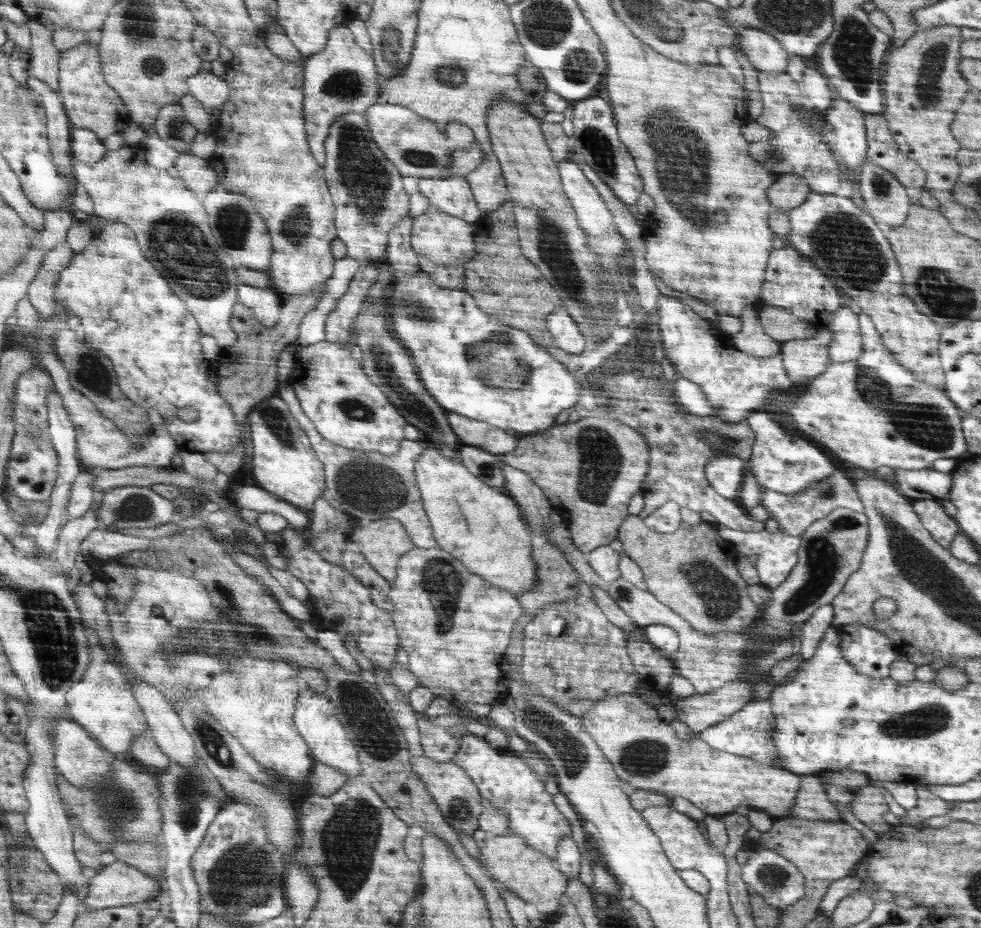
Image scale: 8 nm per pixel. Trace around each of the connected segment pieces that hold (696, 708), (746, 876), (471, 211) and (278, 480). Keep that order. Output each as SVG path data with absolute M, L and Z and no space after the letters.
M736 679L726 682L722 688L716 688L706 694L694 693L680 698L676 705L678 718L695 731L696 736L724 722L728 717L739 712L751 701L753 684Z
M757 848L750 852L744 868L741 868L741 876L748 889L762 895L763 901L778 910L800 901L808 889L806 879L800 874L799 868L788 862L788 858L784 855L770 848Z
M466 177L421 178L418 192L428 198L429 206L450 216L474 223L482 217L483 212Z
M276 393L253 406L248 422L254 446L253 474L259 486L304 511L312 510L327 488L326 468L311 446L308 434L291 414L290 407Z

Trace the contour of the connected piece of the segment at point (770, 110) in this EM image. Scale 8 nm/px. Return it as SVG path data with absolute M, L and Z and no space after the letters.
M759 72L759 93L762 96L763 112L754 122L769 128L775 137L770 140L749 142L749 155L770 169L776 178L781 174L797 174L807 180L812 191L822 194L840 193L843 179L832 150L814 126L804 124L793 109L795 106L809 107L799 82L786 72L778 76Z

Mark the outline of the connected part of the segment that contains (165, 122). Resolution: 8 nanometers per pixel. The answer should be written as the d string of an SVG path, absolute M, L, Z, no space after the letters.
M178 102L166 105L161 110L157 123L160 138L182 155L189 154L196 136L200 134L200 130L194 128L188 119L184 105Z

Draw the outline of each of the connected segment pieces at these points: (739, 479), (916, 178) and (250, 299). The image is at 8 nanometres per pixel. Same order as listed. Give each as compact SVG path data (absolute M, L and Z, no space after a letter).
M718 454L708 462L706 477L720 496L732 501L746 476L746 460L738 456Z
M881 113L866 115L867 160L884 167L884 170L892 170L891 173L907 187L912 204L921 206L926 171L899 149Z
M240 283L238 295L240 302L248 306L254 313L254 318L266 328L274 328L279 322L284 298L276 290Z

